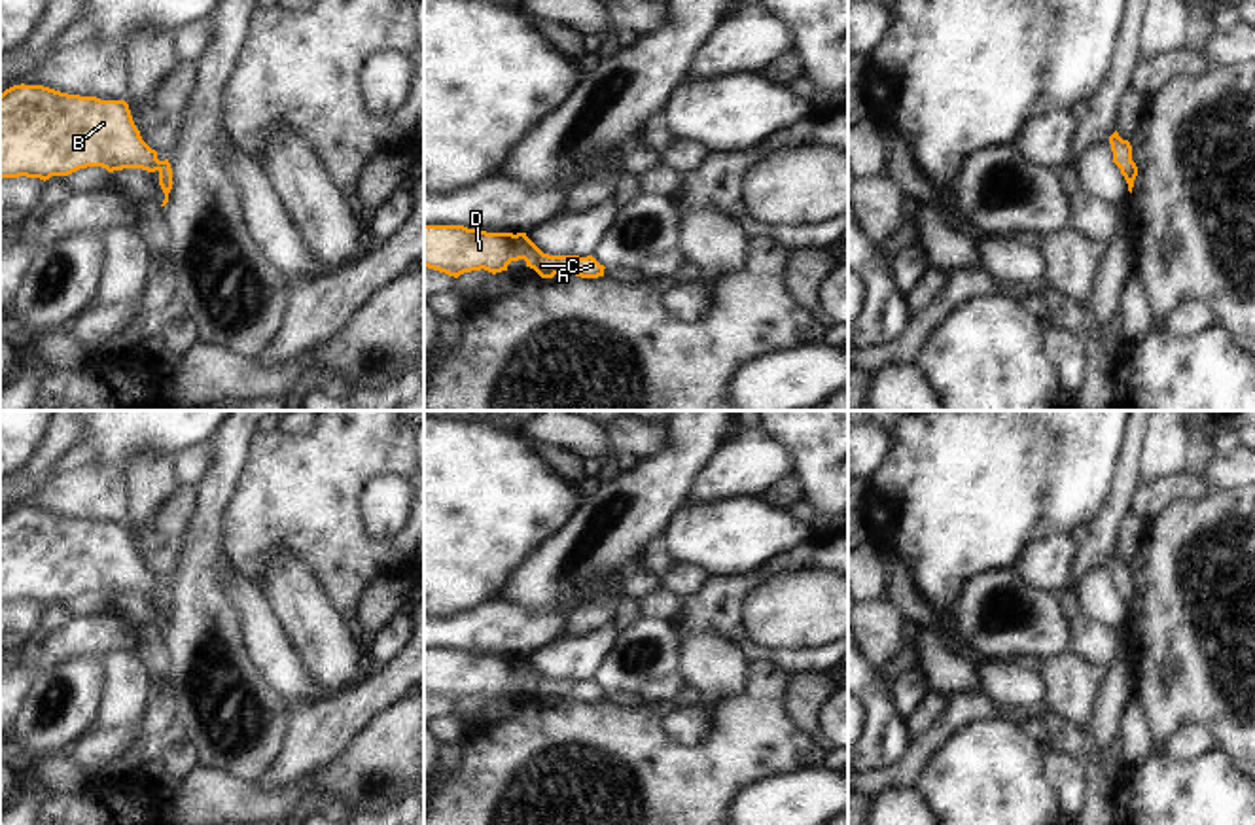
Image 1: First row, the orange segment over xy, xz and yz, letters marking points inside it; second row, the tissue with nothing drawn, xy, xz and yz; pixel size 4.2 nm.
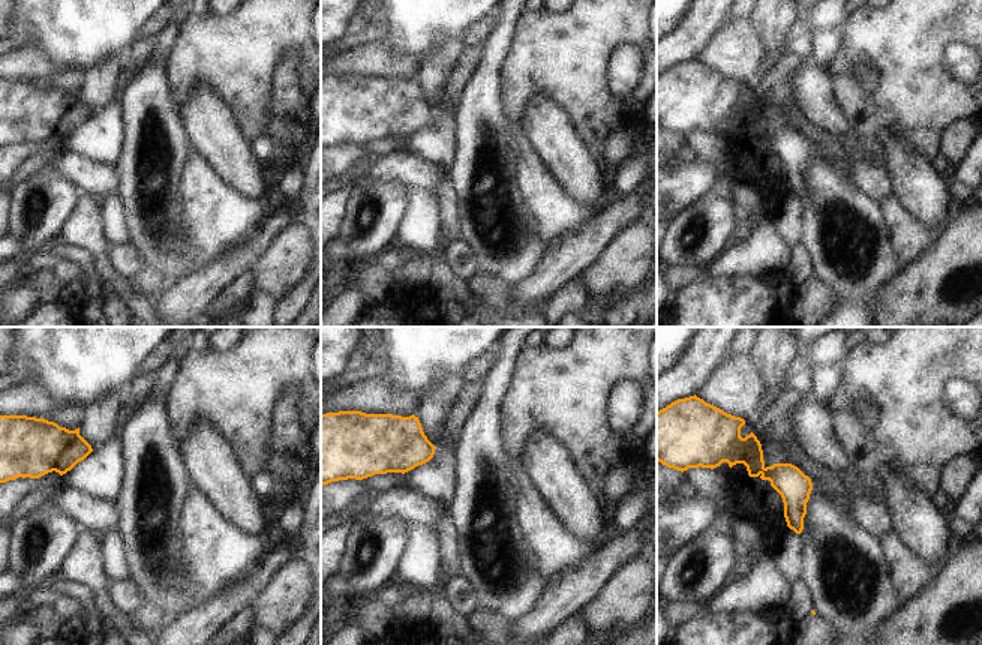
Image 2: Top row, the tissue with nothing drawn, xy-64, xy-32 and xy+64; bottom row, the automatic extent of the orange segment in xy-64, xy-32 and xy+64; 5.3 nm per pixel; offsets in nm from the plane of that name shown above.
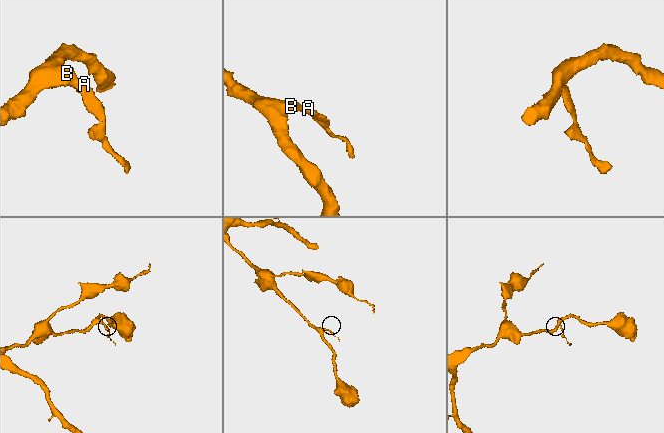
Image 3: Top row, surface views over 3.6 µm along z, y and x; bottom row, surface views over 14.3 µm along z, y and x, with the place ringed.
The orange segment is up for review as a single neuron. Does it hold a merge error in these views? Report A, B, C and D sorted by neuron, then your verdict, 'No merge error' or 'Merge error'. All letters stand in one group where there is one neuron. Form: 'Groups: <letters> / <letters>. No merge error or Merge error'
Groups: A B C D. No merge error.

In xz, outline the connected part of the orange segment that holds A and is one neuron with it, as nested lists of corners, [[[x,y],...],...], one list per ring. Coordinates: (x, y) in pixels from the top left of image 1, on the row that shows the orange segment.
[[[424,225],[424,267],[458,278],[471,271],[492,274],[507,271],[511,261],[524,259],[541,278],[575,274],[581,278],[604,276],[604,265],[592,255],[543,254],[526,233],[486,233],[464,225]]]

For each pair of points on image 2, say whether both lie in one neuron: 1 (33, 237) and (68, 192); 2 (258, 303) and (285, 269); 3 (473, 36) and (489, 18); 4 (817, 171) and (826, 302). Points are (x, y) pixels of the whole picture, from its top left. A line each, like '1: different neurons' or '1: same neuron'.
1: same neuron
2: different neurons
3: same neuron
4: different neurons

